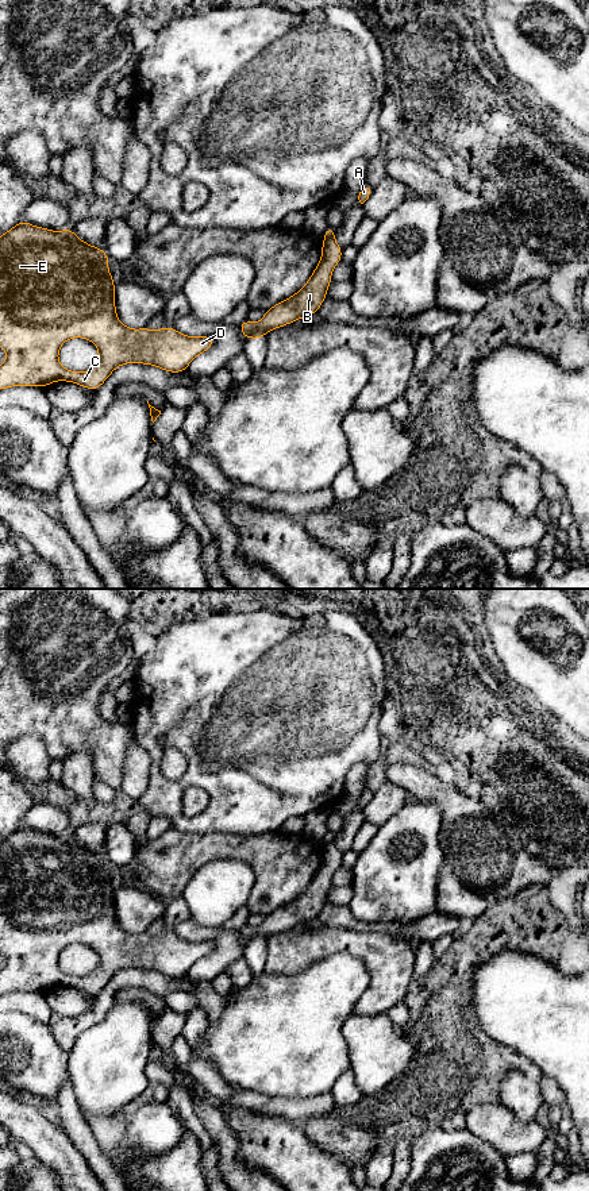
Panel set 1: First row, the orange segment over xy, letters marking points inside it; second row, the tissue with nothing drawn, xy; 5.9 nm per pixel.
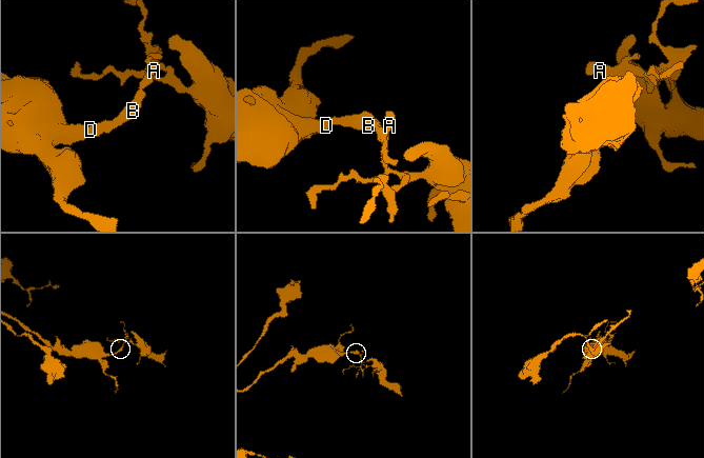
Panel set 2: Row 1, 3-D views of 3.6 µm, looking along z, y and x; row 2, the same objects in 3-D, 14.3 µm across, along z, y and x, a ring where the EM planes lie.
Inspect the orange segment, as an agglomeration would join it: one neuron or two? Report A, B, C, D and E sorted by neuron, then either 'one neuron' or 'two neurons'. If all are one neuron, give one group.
A / B C D E; two neurons

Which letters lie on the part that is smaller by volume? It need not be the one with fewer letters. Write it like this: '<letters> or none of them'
A

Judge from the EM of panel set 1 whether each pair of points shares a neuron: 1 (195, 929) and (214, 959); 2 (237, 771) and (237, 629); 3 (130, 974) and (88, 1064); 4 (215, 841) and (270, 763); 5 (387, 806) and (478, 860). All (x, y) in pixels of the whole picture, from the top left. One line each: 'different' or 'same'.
1: same
2: same
3: different
4: different
5: different

